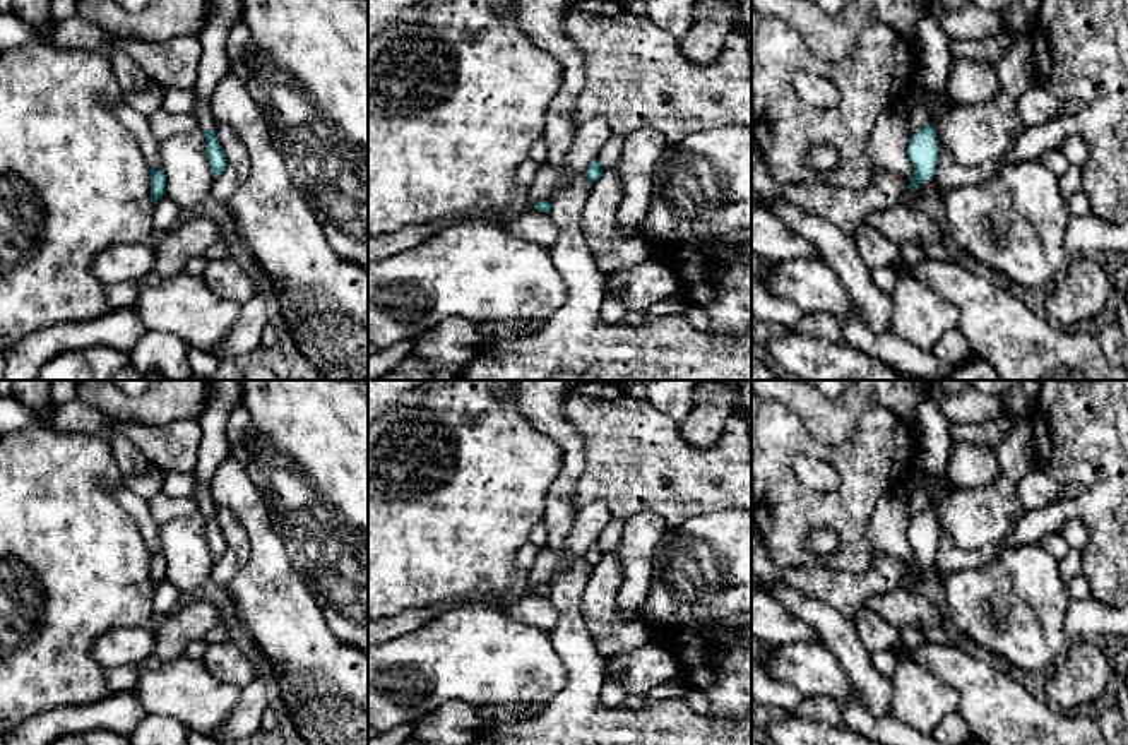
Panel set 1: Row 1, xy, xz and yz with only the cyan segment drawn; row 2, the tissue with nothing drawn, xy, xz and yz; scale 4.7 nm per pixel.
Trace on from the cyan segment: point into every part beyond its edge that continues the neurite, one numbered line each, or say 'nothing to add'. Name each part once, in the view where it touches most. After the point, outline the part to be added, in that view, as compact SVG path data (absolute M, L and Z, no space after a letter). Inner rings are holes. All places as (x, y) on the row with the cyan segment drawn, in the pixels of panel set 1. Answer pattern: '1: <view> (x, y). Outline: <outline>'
1: xy (214, 64). Outline: M217 0L217 12L207 19L199 36L202 57L192 91L197 96L192 113L200 130L216 128L217 123L211 111L211 98L219 80L229 74L226 39L236 21L241 21L241 0Z

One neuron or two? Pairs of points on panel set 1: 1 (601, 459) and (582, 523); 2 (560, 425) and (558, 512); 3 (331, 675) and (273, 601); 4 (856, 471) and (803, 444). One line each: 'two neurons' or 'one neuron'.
1: two neurons
2: one neuron
3: one neuron
4: one neuron

